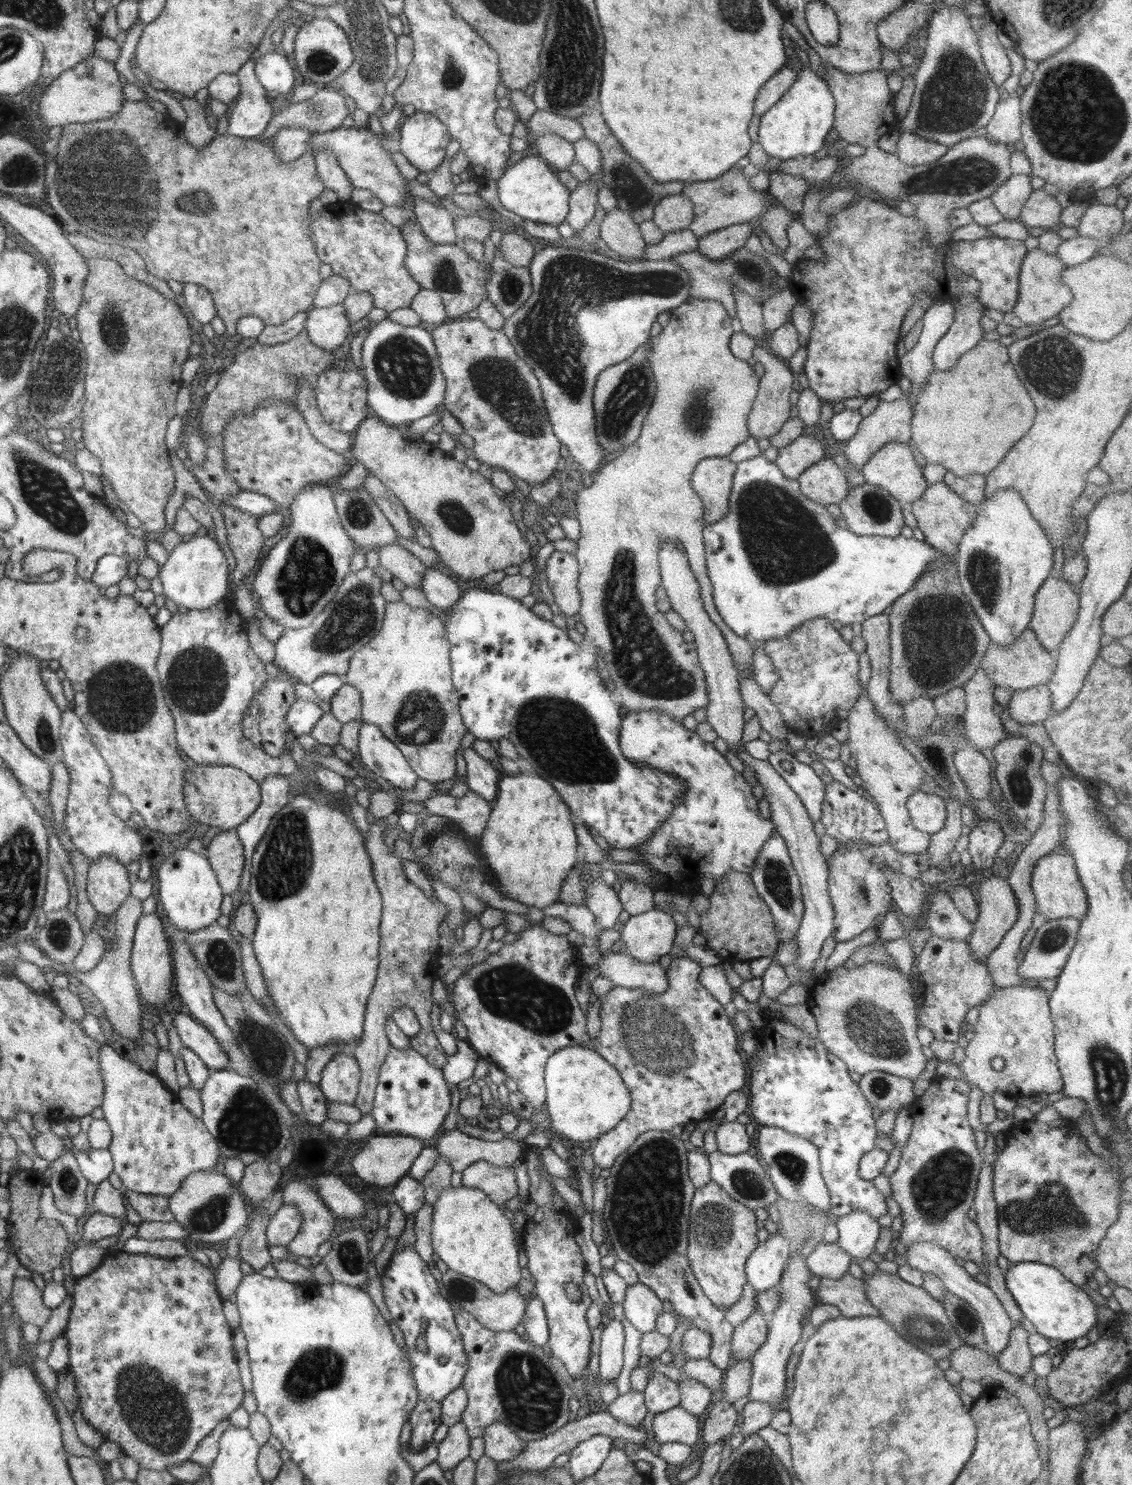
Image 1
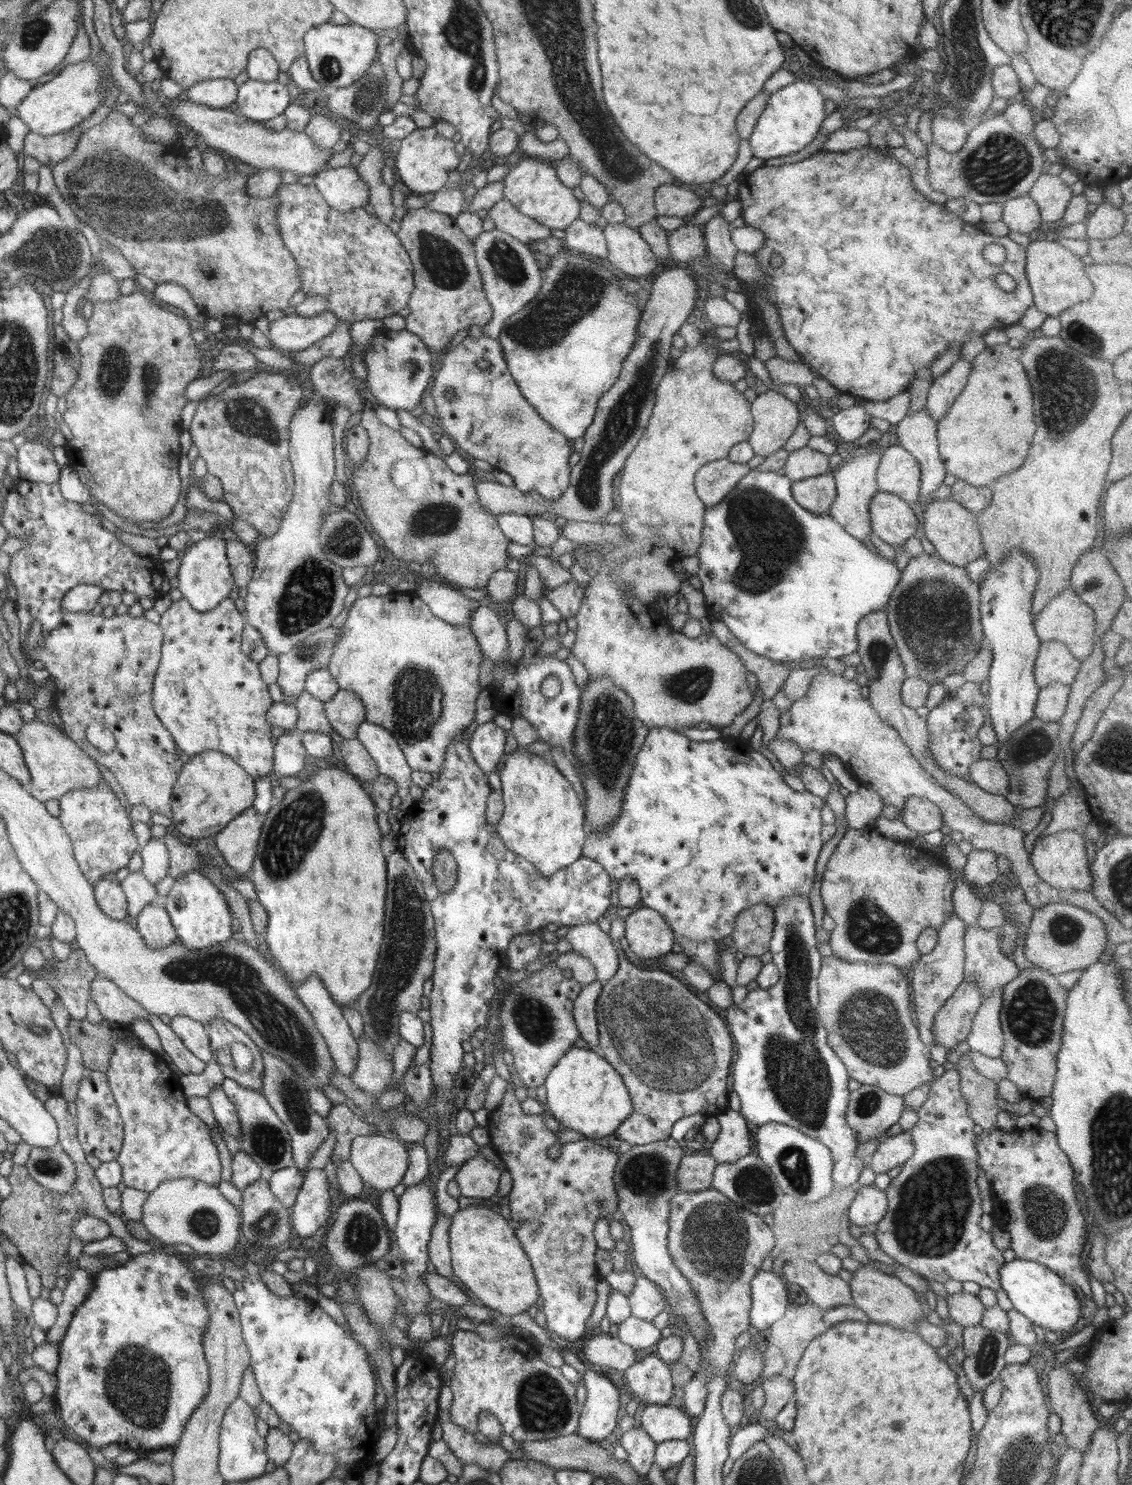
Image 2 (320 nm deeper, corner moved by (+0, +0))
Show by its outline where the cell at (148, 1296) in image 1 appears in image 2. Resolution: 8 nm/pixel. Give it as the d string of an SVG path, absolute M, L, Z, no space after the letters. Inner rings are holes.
M151 1250L144 1254L131 1256L125 1264L118 1264L96 1273L93 1289L84 1302L75 1310L73 1319L69 1323L66 1335L60 1342L60 1360L55 1376L58 1386L53 1396L61 1410L64 1424L78 1434L80 1440L85 1440L89 1446L104 1448L112 1442L118 1443L123 1449L137 1451L154 1451L166 1447L174 1447L182 1436L185 1424L192 1416L192 1412L204 1402L209 1389L209 1367L202 1347L204 1329L209 1323L207 1304L203 1300L201 1288L205 1278L198 1271L191 1269L178 1255L168 1255Z

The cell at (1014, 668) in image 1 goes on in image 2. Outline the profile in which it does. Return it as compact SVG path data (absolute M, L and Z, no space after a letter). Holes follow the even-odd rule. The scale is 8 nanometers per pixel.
M1054 640L1039 643L1034 667L1035 681L1039 688L1051 682L1071 686L1080 667L1081 662L1070 654L1065 644Z

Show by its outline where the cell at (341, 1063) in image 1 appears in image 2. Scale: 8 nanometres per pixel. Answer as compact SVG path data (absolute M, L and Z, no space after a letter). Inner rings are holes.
M310 975L301 985L293 986L293 990L300 1003L315 1020L316 1028L322 1033L337 1070L351 1078L358 1062L358 1045L341 1008L333 1002L328 990L324 988L324 983L316 975Z

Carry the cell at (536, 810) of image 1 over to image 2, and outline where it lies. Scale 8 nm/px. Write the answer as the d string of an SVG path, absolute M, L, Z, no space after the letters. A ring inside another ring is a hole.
M524 749L508 753L499 769L502 784L503 815L495 828L503 843L516 856L524 858L544 877L552 876L558 870L572 865L583 856L587 837L584 832L585 807L568 780L558 771L554 762L545 755L532 754Z

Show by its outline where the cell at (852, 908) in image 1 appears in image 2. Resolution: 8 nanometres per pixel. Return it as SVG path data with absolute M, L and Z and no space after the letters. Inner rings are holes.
M866 825L864 828L858 830L848 827L844 836L836 846L834 853L828 860L826 871L822 878L822 888L820 890L822 900L824 901L826 915L832 917L832 920L836 923L836 927L831 932L829 942L833 954L846 962L865 962L866 964L872 964L874 966L880 964L892 964L901 970L912 970L913 966L921 957L916 943L920 934L928 928L939 930L940 927L944 925L944 921L948 919L948 914L953 912L953 891L955 888L953 880L954 876L946 866L940 866L938 862L930 860L930 858L928 858L921 849L918 850L916 846L912 845L908 847L904 845L904 843L890 840L889 838L882 836L874 826Z

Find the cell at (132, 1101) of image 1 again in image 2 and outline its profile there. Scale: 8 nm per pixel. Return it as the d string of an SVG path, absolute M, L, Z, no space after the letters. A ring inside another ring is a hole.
M120 1039L113 1048L105 1073L124 1123L123 1145L116 1157L121 1166L123 1182L127 1187L146 1192L152 1192L161 1182L177 1178L195 1178L216 1187L222 1181L218 1148L208 1125L188 1108L184 1093L172 1087L174 1072L169 1065L162 1056L130 1039Z

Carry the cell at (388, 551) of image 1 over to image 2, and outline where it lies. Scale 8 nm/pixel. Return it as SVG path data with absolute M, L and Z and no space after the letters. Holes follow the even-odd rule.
M420 579L422 585L414 592L428 605L438 618L452 624L470 626L471 616L479 607L478 601L462 595L461 590L434 583L433 579Z

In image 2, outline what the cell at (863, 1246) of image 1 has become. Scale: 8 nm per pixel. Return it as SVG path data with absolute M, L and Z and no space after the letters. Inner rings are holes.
M874 1183L857 1186L856 1191L856 1196L849 1206L849 1220L856 1225L873 1228L886 1214L888 1208L886 1193L878 1189Z

